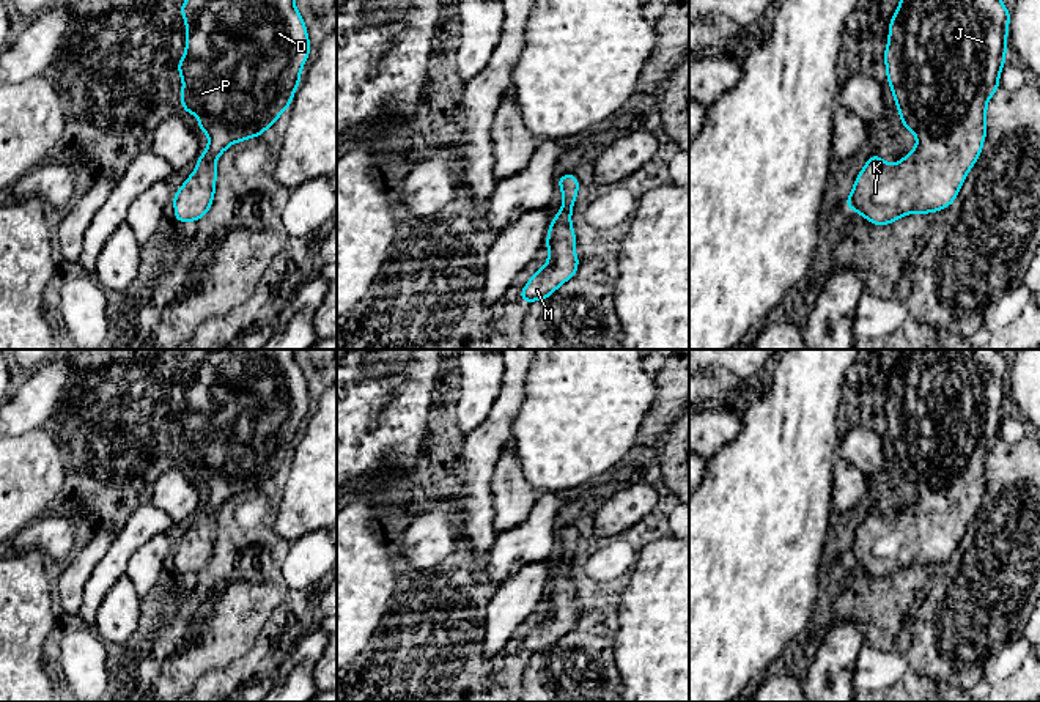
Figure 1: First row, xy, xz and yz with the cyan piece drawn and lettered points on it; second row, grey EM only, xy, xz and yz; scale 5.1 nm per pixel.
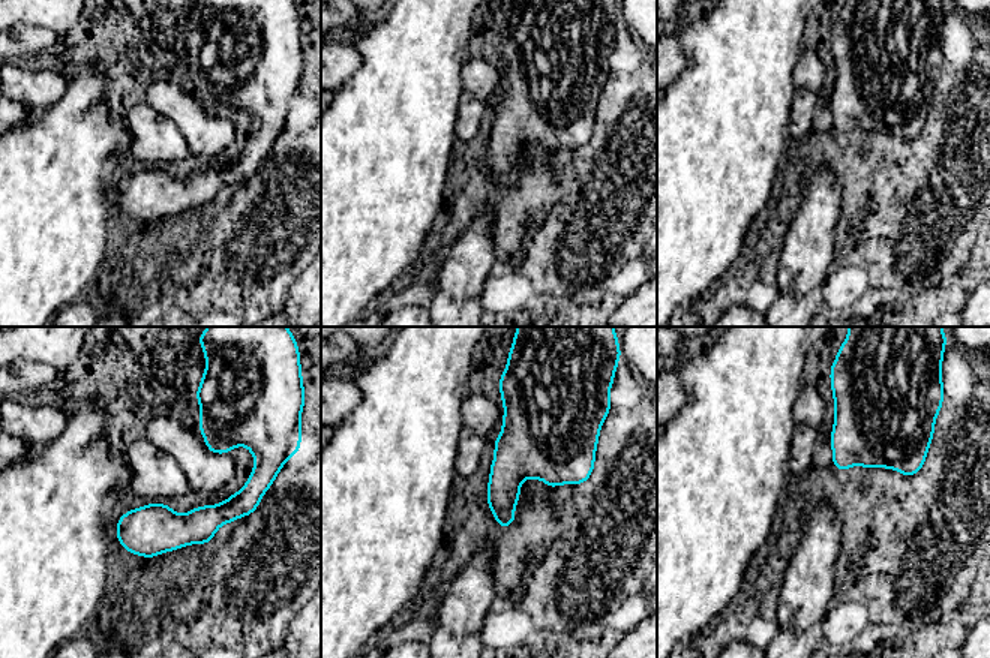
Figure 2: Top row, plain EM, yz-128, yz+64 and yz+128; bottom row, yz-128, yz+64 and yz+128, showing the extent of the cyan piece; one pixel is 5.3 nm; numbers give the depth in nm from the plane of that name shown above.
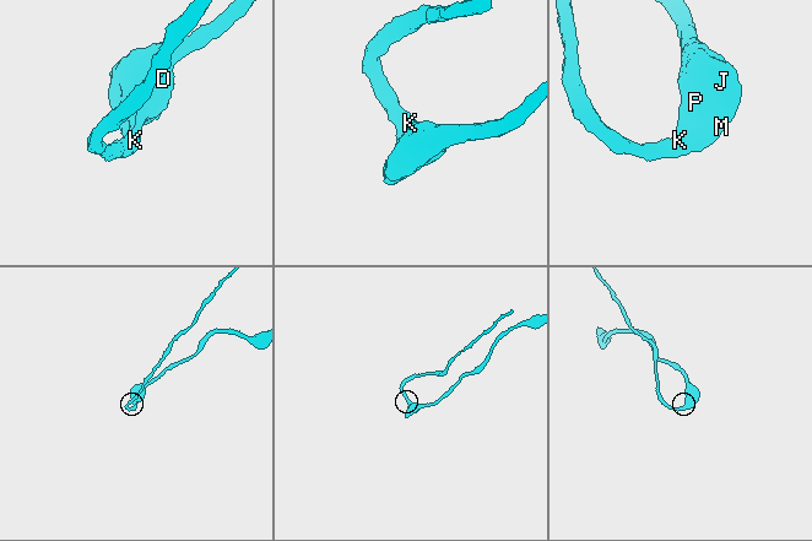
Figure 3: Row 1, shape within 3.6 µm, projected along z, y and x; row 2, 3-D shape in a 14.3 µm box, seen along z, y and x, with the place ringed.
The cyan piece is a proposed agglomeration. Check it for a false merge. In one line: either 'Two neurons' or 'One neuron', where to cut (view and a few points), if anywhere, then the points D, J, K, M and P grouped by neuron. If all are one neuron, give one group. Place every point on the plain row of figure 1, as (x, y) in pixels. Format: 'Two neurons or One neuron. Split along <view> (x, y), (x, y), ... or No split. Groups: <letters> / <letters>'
One neuron. No split. Groups: D J K M P

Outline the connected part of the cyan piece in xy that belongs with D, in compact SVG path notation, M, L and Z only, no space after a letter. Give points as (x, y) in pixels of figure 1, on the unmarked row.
M189 349L179 367L186 371L186 406L178 414L184 433L181 458L186 466L200 469L197 480L209 490L197 521L173 548L175 571L183 578L186 573L198 575L209 563L216 546L216 512L230 497L261 488L291 458L301 422L308 412L310 393L294 349Z

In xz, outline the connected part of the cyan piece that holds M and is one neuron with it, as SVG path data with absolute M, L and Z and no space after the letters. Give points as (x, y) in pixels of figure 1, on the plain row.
M565 526L557 532L557 538L563 545L563 554L560 565L552 570L548 582L548 615L519 644L522 656L549 650L579 620L579 611L574 604L576 586L571 579L571 563L581 535L573 526Z

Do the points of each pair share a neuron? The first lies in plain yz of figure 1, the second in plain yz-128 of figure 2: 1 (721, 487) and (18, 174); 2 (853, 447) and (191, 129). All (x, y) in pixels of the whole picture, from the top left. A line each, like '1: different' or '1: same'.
1: same
2: same

